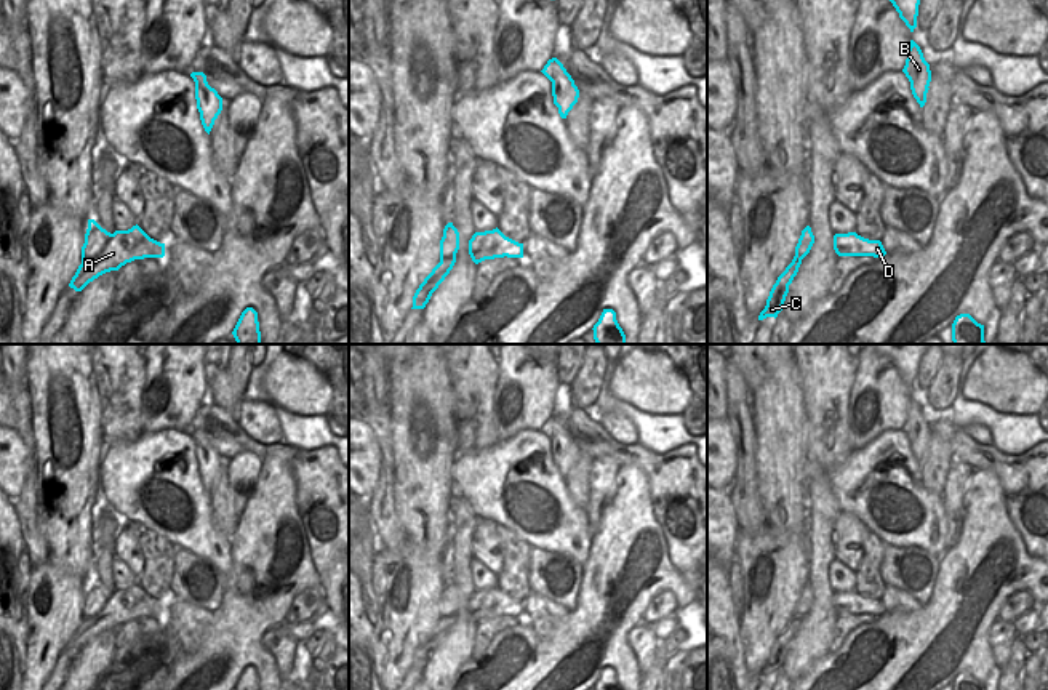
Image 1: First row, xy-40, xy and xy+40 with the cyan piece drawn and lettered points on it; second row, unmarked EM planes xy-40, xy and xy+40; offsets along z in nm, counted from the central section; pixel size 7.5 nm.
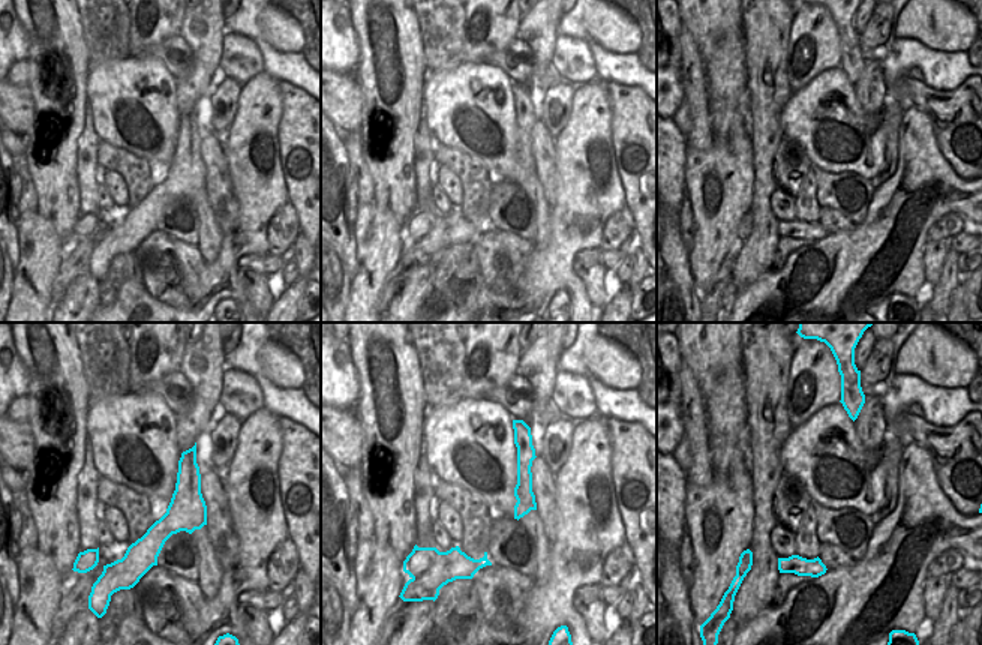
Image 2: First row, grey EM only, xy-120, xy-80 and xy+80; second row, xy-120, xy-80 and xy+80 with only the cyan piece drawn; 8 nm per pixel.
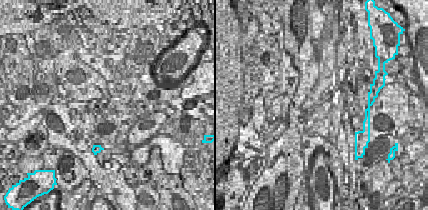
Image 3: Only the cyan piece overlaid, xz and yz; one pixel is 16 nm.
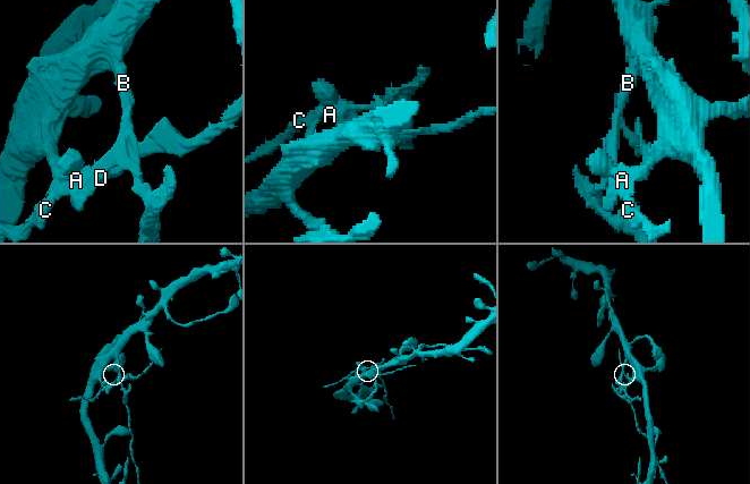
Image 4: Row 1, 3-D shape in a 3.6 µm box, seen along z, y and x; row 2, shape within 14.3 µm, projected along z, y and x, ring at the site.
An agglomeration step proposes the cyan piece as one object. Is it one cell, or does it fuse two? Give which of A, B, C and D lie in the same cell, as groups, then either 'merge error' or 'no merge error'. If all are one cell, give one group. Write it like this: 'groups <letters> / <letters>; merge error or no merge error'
groups A C D / B; merge error

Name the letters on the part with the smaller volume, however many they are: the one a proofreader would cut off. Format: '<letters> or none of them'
A, C, D

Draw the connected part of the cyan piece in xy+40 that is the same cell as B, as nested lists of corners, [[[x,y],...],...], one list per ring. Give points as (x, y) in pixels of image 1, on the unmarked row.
[[[910,399],[902,431],[909,437],[910,445],[914,445],[917,450],[930,445],[931,440],[930,423],[925,419],[920,405],[914,399]]]

